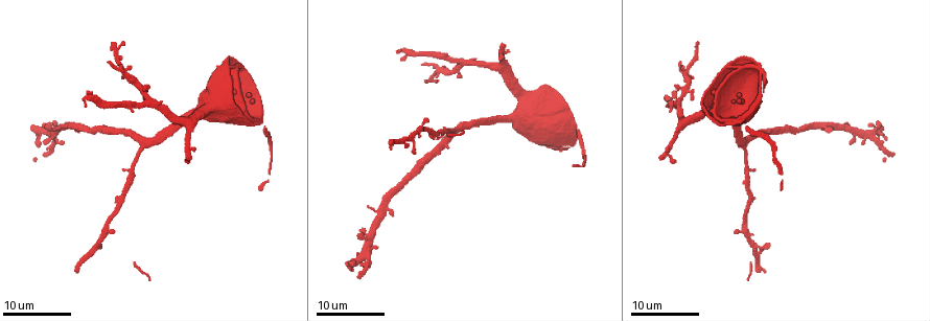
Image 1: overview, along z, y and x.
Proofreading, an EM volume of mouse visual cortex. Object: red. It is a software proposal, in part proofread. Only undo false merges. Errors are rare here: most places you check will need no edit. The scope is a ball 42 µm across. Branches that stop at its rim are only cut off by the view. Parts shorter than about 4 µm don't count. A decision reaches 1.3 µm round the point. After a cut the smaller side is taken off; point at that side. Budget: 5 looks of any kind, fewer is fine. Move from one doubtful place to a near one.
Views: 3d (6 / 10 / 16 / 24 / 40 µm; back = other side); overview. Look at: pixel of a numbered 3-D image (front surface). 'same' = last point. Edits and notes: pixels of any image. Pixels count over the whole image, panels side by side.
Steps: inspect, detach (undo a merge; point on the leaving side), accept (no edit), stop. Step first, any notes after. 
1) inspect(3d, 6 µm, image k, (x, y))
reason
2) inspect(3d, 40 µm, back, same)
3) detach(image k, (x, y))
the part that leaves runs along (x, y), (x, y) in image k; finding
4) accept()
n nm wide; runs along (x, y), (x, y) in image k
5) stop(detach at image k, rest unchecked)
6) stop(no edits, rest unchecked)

inspect(3d, 16 µm, image 1, (128, 184))

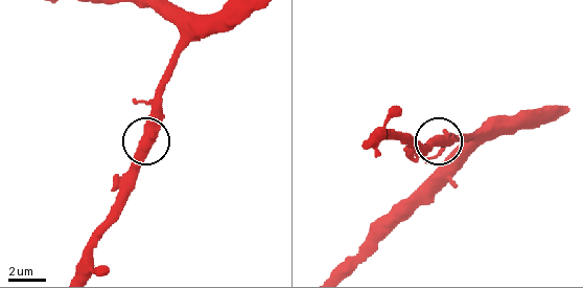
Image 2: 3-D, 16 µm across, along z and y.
inspect(3d, 10 µm, image 2, (446, 140))

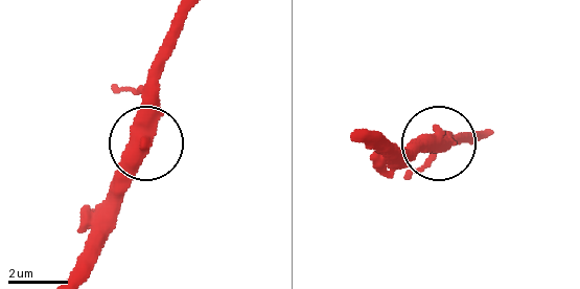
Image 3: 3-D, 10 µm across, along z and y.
accept()
510 nm wide; runs along (186, 16), (161, 75), (144, 158), (89, 216) in image 3; one neuron here

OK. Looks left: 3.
inspect(3d, 16 µm, image 1, (140, 145))

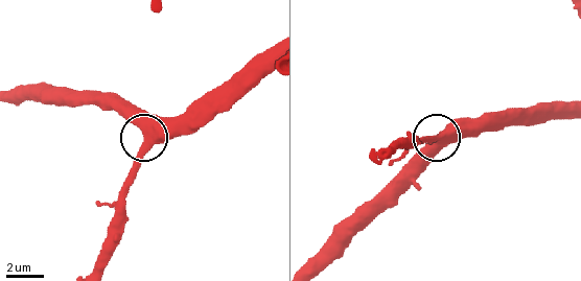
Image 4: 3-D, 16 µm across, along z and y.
inspect(3d, 10 µm, image 4, (440, 140))
zoom in

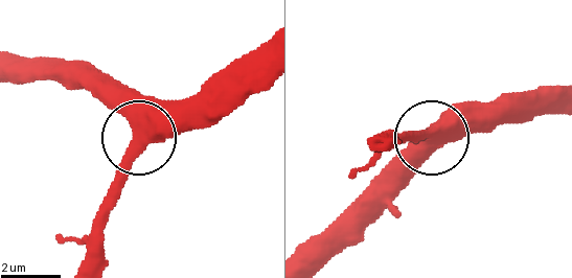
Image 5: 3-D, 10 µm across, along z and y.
accept()
one neuron here

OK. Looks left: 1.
stop(no edits, rest unchecked)

